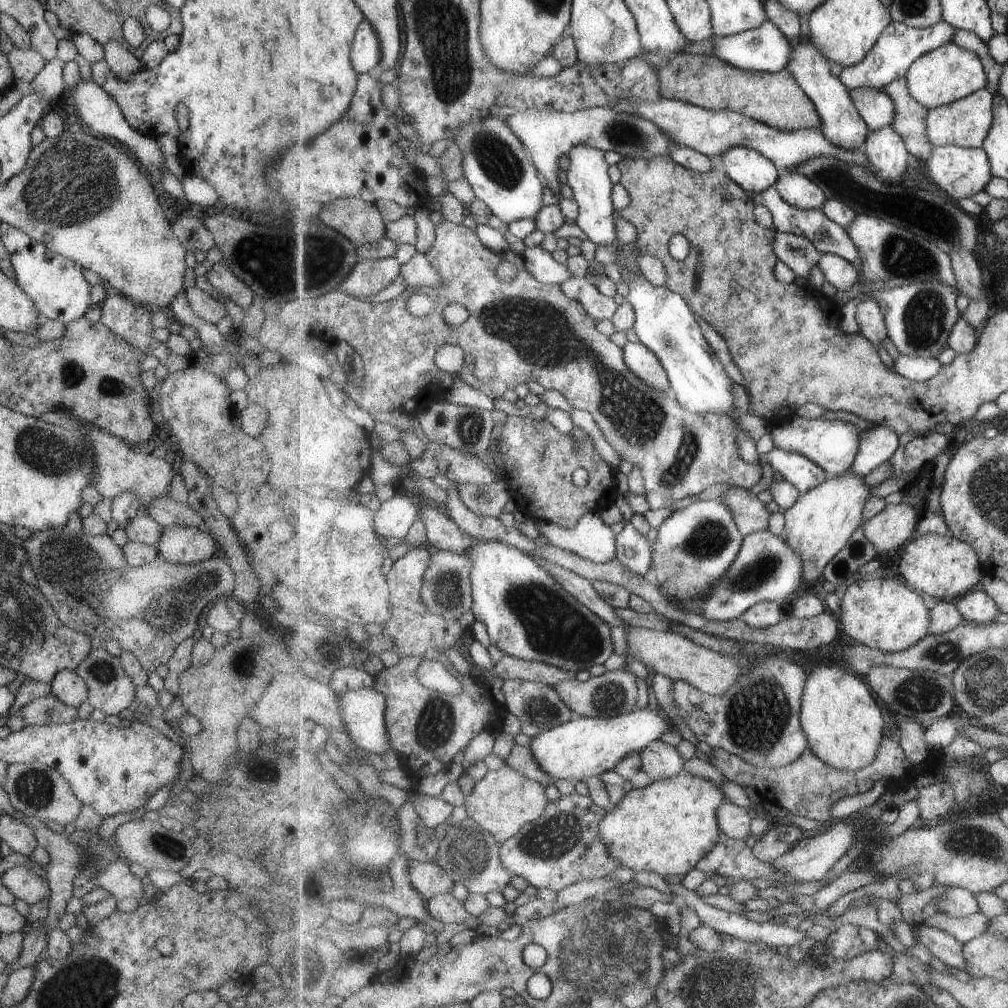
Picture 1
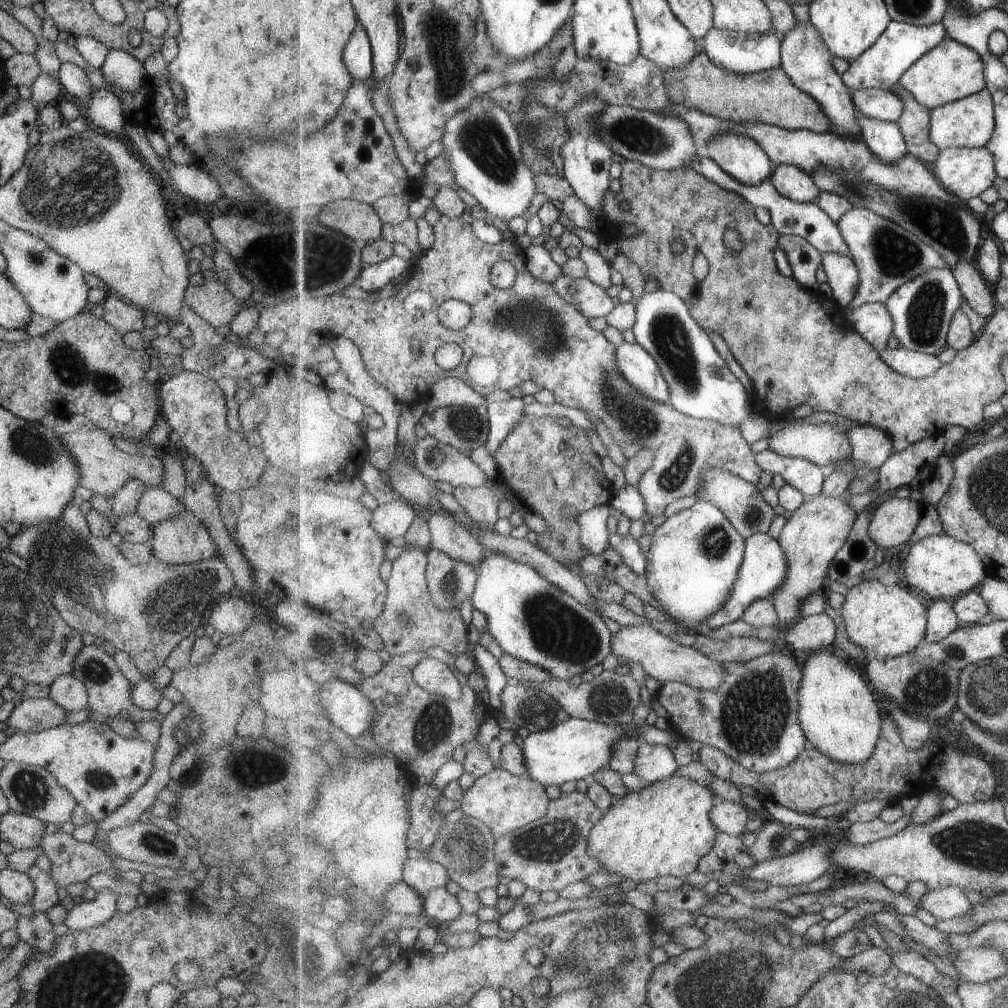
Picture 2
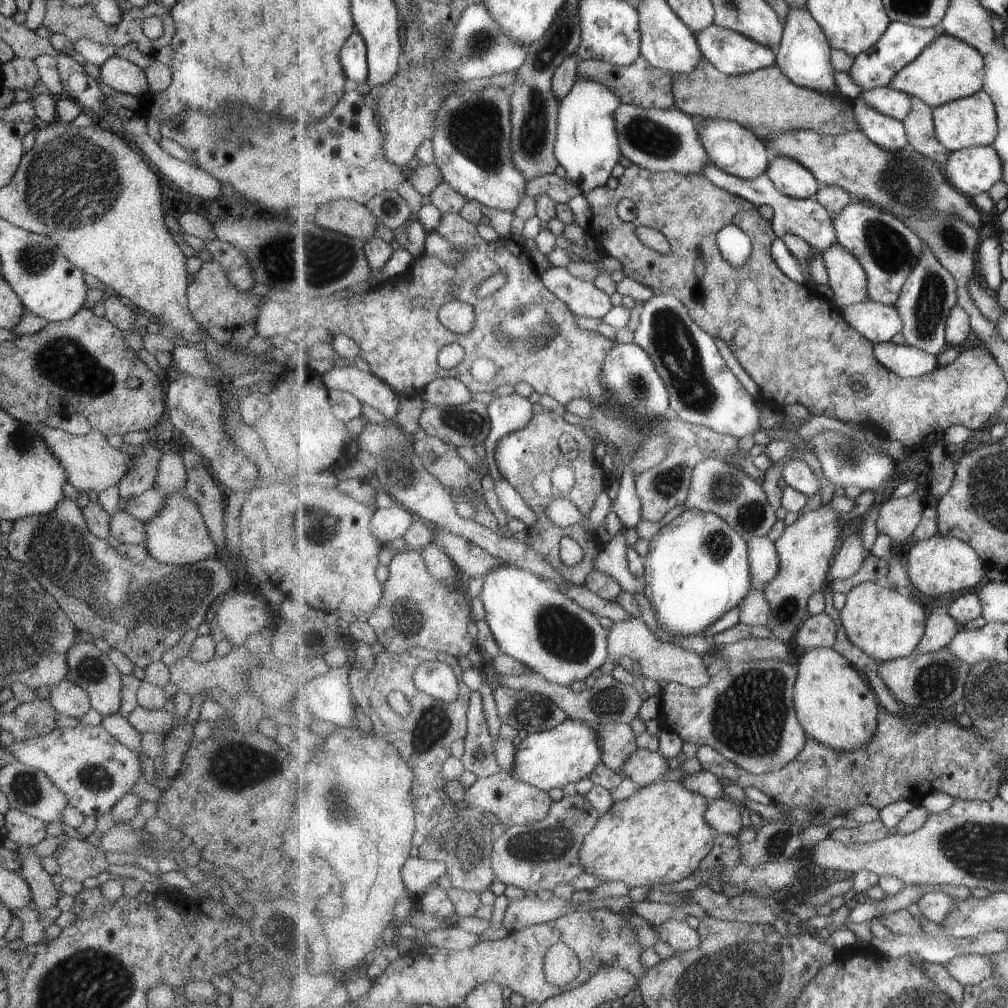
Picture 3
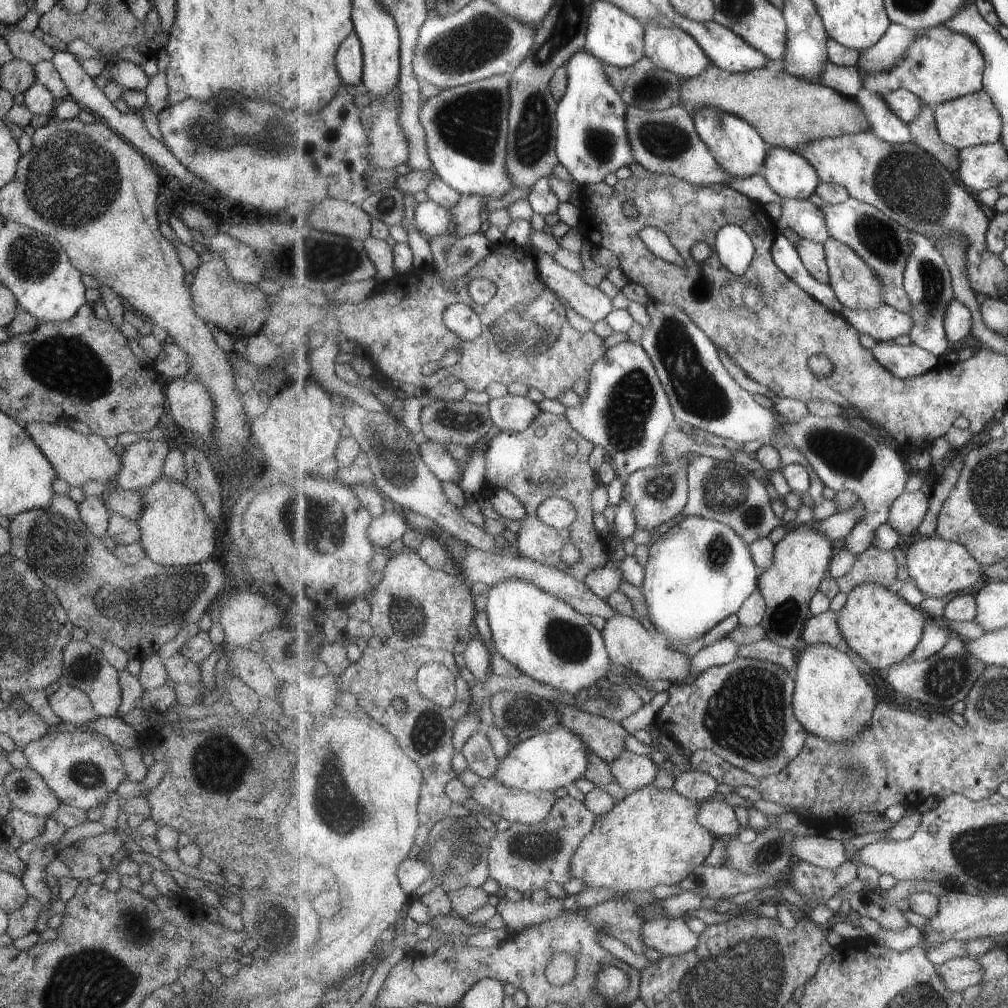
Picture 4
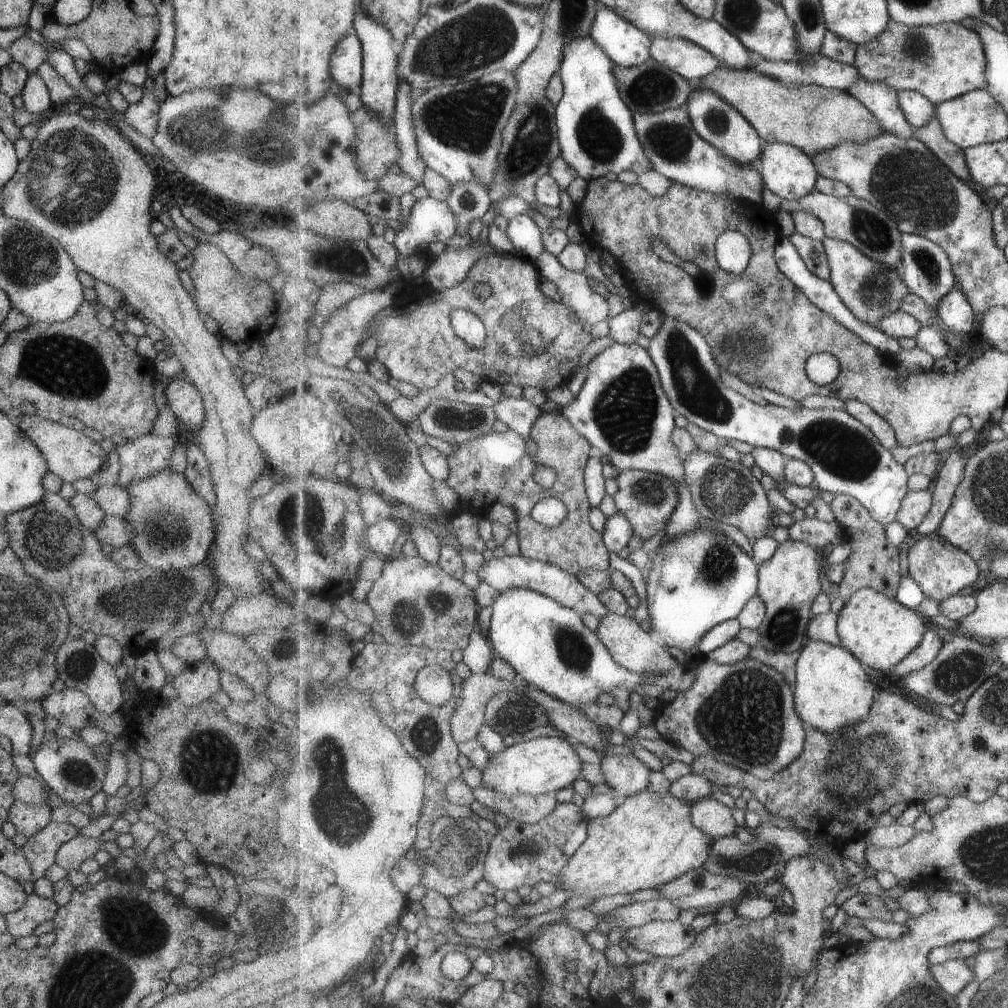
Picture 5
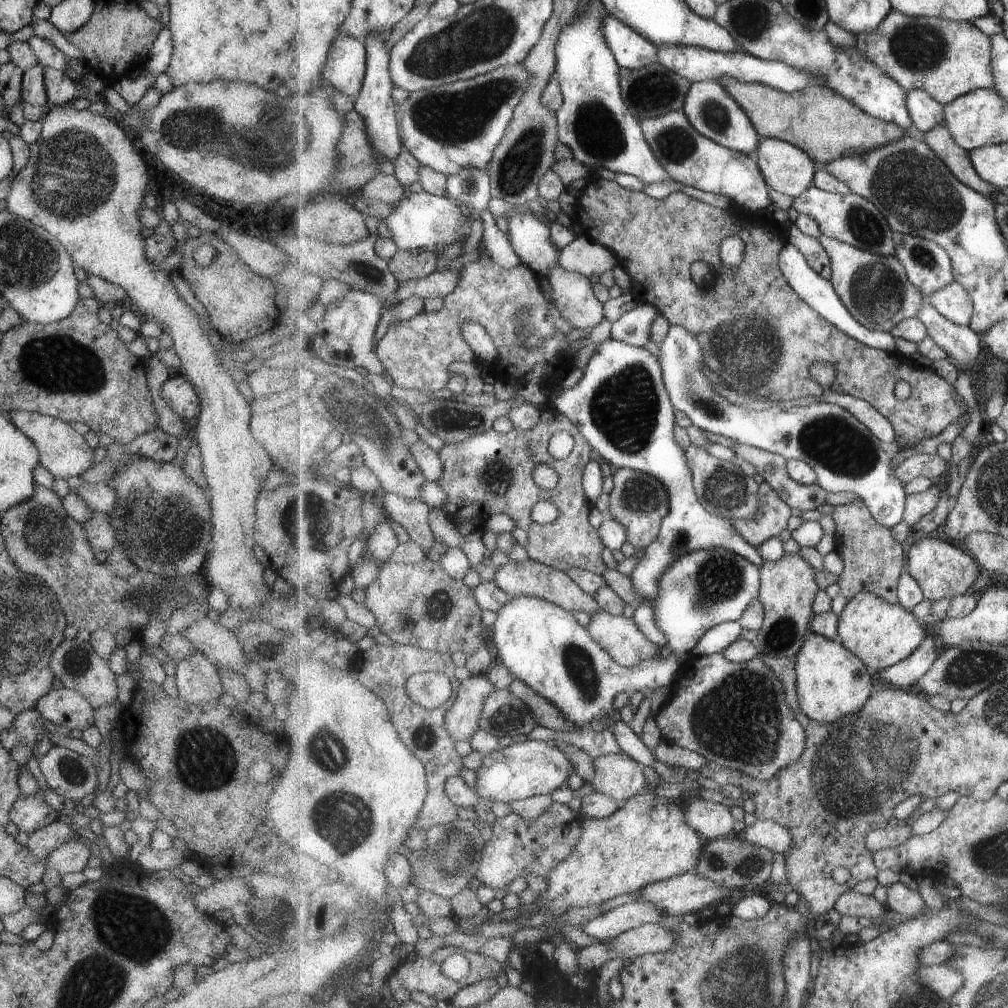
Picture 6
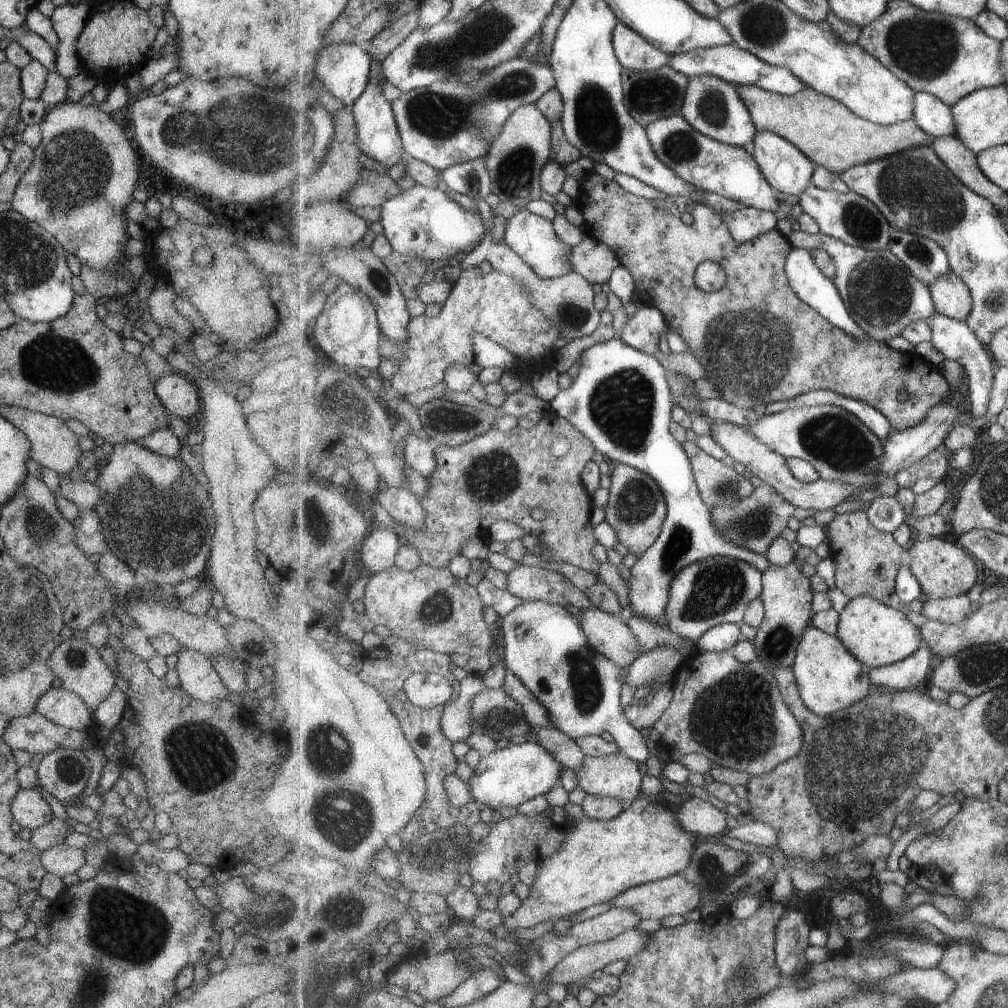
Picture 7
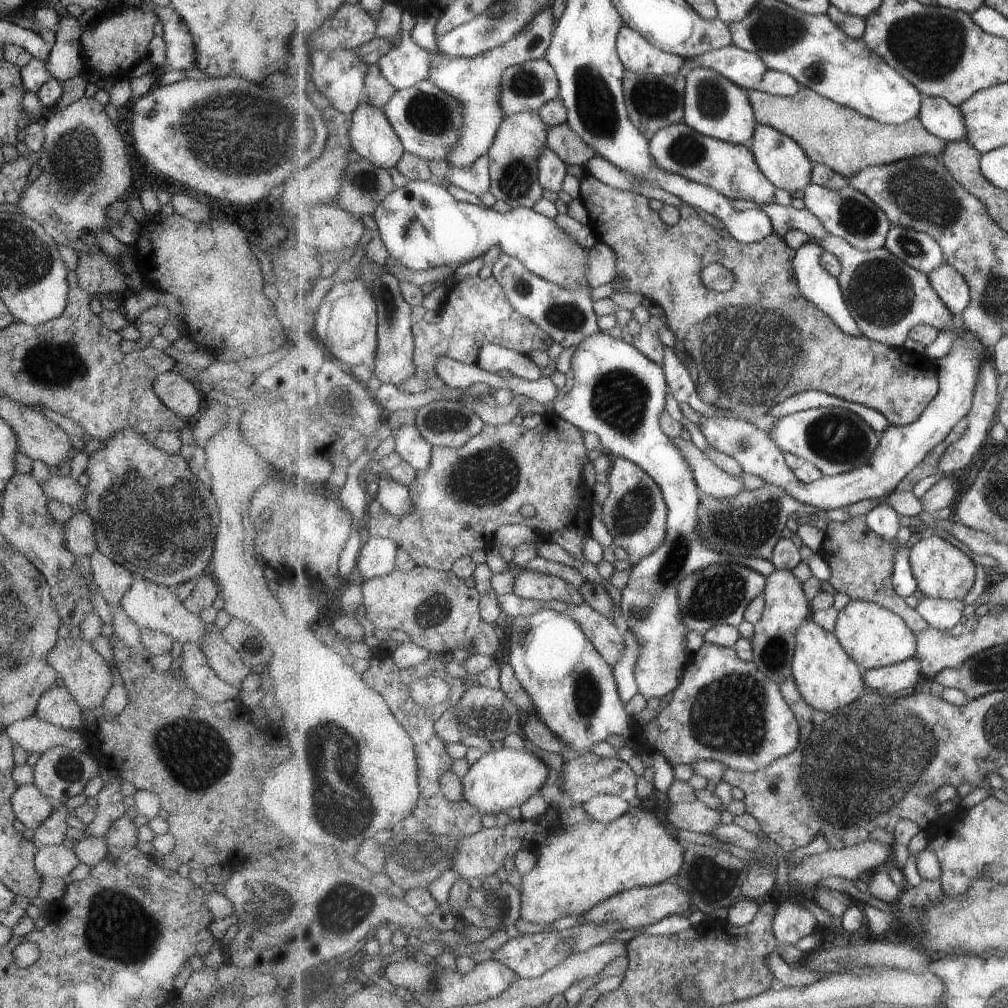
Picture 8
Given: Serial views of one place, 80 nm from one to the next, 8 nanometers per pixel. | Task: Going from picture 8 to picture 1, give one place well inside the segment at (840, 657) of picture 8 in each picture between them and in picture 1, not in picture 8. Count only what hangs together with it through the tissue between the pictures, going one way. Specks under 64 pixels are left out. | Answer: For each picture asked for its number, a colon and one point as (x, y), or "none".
1: (844, 724)
2: (840, 714)
3: (836, 706)
4: (833, 699)
5: (832, 690)
6: (832, 681)
7: (830, 677)

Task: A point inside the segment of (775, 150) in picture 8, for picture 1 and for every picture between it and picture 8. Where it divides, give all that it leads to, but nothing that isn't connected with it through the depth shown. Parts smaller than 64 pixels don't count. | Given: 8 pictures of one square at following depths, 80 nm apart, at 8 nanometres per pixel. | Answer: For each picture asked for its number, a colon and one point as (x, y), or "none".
1: (798, 190)
2: (792, 182)
3: (794, 180)
4: (791, 175)
5: (787, 171)
6: (788, 169)
7: (788, 169)

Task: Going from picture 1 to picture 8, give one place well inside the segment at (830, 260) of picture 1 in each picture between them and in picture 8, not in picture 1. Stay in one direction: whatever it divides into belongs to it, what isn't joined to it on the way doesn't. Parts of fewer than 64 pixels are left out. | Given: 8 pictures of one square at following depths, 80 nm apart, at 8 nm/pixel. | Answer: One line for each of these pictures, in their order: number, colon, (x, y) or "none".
2: (843, 275)
3: (848, 279)
4: (857, 285)
5: (872, 291)
6: (876, 289)
7: (883, 296)
8: (888, 298)

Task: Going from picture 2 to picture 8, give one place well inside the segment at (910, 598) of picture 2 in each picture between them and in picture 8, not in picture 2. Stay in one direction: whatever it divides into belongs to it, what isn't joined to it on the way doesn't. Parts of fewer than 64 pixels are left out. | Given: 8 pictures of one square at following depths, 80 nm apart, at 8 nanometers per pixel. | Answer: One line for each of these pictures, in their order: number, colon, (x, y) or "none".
3: (886, 625)
4: (883, 628)
5: (880, 631)
6: (882, 634)
7: (877, 634)
8: (874, 636)

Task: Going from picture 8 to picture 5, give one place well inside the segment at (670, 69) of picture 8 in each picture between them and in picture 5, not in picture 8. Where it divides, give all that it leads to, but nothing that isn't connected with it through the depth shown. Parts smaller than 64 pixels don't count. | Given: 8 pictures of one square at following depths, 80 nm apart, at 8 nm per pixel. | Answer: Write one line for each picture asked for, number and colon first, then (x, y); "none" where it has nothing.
5: (628, 45)
6: (632, 50)
7: (635, 52)

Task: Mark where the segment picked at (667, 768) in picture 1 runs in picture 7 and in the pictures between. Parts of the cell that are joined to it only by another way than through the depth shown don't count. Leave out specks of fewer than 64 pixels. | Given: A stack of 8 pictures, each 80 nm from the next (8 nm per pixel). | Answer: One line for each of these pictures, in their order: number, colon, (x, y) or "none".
2: (654, 763)
3: (645, 766)
4: (632, 771)
5: (627, 775)
6: (618, 775)
7: (616, 775)

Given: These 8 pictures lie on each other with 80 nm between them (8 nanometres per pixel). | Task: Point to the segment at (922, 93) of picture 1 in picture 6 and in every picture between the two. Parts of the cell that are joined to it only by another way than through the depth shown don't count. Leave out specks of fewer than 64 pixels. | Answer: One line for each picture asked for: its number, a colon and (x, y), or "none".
2: (950, 72)
3: (949, 69)
4: (941, 65)
5: (944, 61)
6: (947, 58)

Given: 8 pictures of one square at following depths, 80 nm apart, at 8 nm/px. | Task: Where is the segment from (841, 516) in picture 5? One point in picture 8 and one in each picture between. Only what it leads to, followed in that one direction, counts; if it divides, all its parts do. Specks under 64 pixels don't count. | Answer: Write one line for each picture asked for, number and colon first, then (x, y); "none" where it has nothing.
6: (874, 561)
7: (868, 561)
8: (862, 564)

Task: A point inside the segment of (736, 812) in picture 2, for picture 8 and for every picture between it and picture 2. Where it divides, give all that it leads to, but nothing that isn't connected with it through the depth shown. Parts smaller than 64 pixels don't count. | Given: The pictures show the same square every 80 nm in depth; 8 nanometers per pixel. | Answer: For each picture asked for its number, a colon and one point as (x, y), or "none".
3: (724, 815)
4: (716, 815)
5: (717, 820)
6: (712, 820)
7: (696, 814)
8: (694, 816)

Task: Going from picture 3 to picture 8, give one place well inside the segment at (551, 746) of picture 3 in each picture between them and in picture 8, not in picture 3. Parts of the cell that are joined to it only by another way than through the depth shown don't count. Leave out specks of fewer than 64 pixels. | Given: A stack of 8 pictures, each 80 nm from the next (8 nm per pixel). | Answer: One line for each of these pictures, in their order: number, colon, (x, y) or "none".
4: (551, 760)
5: (543, 765)
6: (523, 770)
7: (511, 776)
8: (502, 779)

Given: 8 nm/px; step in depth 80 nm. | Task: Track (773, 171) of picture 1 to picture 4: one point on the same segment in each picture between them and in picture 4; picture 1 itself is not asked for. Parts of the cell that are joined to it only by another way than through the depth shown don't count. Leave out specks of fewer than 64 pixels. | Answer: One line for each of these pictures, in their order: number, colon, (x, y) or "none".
2: (739, 156)
3: (736, 149)
4: (740, 148)

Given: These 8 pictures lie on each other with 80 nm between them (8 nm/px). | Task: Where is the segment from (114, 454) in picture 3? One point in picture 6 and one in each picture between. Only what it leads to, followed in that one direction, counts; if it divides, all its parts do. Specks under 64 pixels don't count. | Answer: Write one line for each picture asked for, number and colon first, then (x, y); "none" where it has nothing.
4: (76, 458)
5: (69, 455)
6: (62, 451)

